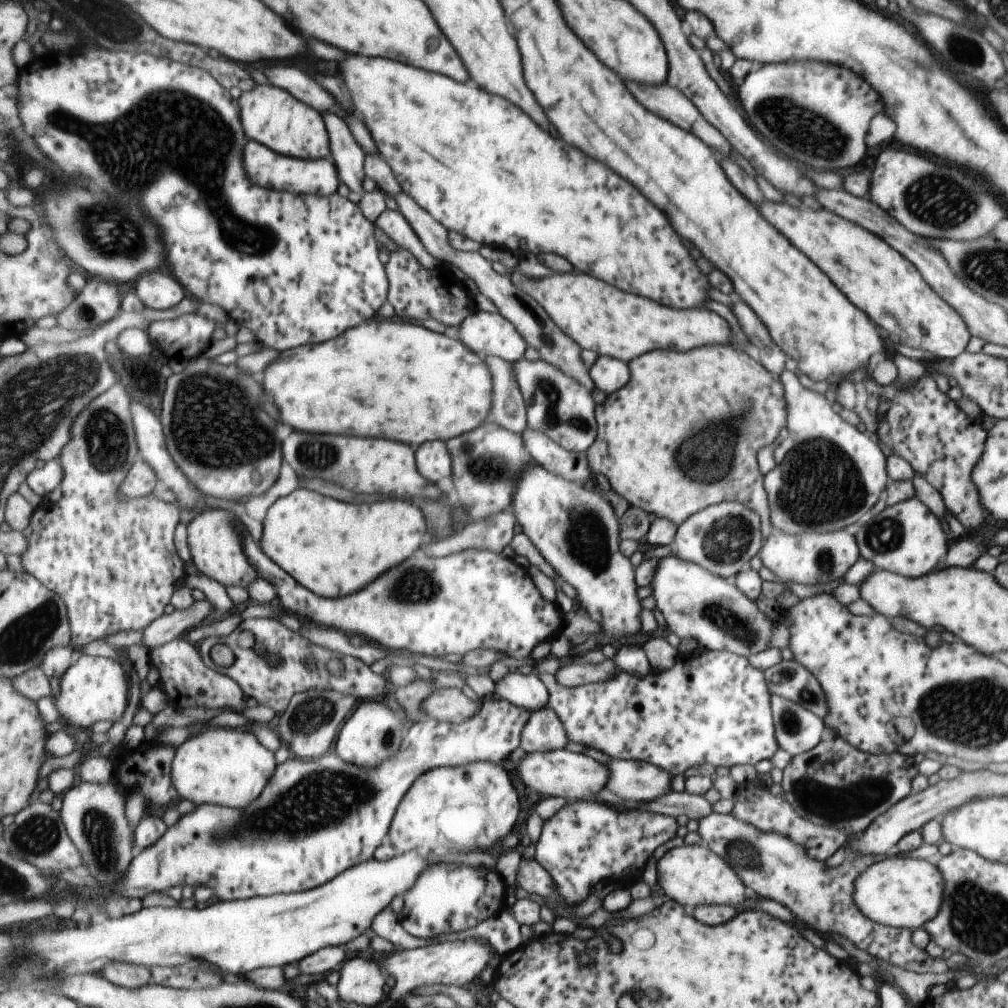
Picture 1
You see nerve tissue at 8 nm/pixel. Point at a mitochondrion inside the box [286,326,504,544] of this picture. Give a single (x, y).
(314, 453)

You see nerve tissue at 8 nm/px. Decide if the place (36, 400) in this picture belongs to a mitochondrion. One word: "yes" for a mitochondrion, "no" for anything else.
yes

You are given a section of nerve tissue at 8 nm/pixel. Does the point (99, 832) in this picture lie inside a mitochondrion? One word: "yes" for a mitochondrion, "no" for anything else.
yes

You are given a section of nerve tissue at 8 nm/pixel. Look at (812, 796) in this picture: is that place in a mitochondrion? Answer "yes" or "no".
yes

